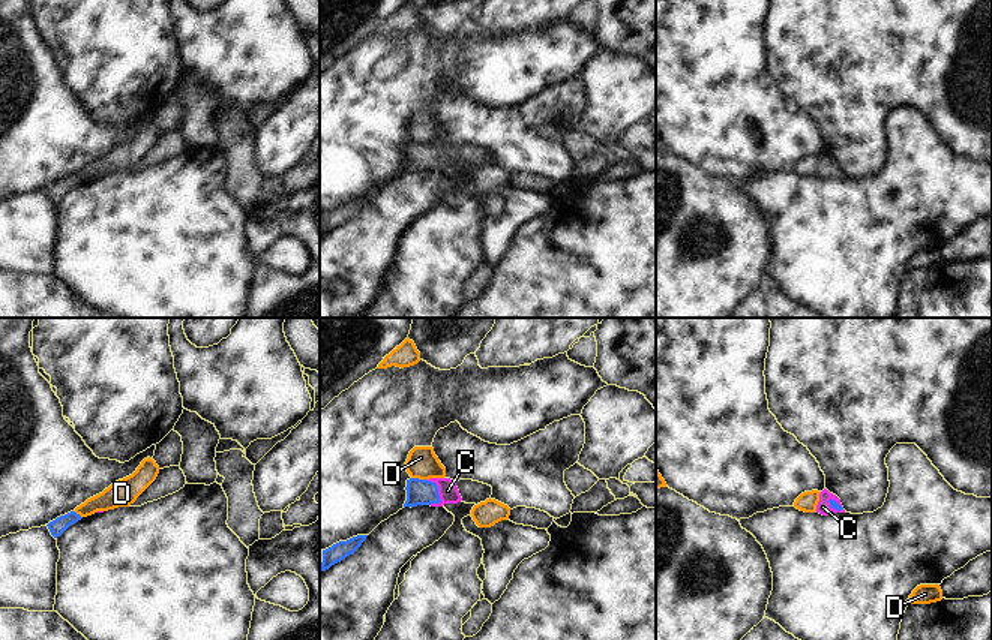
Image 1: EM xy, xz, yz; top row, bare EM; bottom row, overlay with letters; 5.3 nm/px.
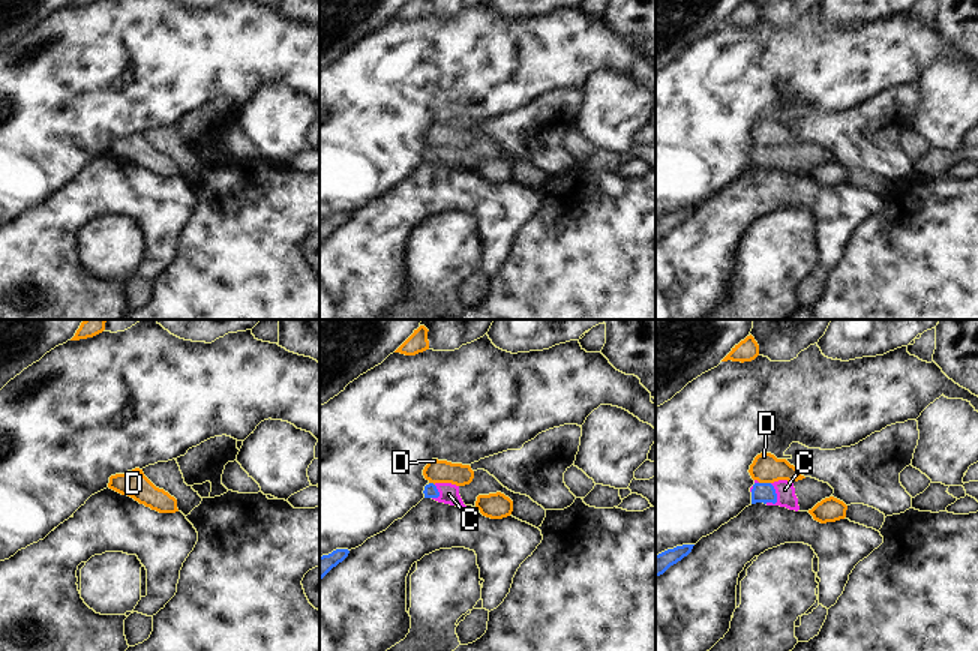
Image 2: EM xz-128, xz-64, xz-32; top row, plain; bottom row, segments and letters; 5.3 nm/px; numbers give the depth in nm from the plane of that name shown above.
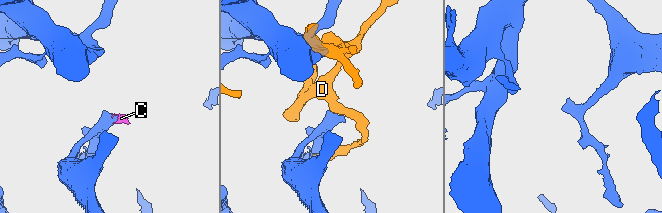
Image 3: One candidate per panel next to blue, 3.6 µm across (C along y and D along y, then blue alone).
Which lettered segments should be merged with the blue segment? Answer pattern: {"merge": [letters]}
{"merge": ["C"]}

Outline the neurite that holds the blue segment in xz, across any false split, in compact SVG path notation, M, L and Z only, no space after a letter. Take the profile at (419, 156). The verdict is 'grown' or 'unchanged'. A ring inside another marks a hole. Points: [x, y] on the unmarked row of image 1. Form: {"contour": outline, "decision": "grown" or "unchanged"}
{"contour": "M450 142L407 144L405 171L431 169L443 171L444 168L480 168L491 162L492 151L473 144L453 145Z", "decision": "grown"}

